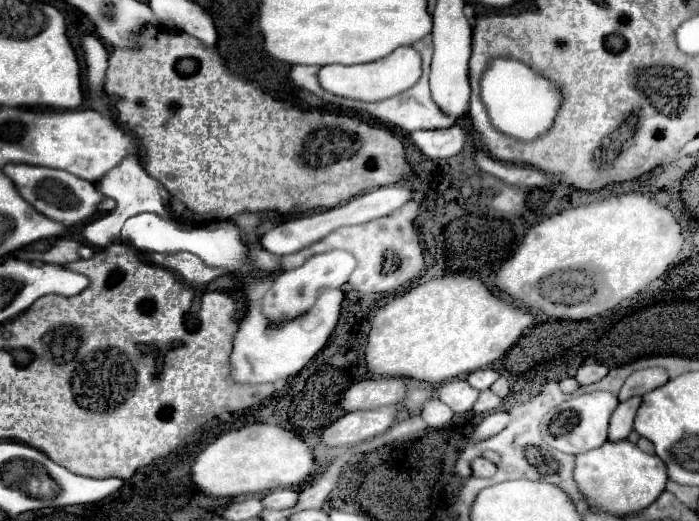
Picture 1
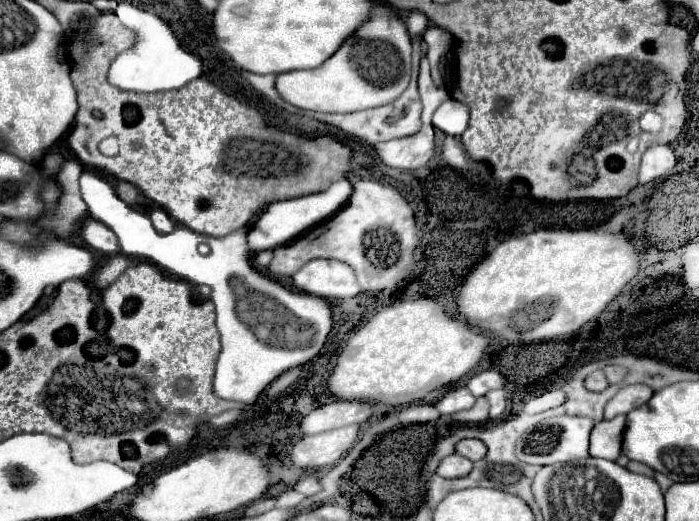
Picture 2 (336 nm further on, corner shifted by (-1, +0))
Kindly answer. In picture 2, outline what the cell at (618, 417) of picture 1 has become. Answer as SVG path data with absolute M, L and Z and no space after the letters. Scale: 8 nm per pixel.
M615 416L611 420L601 420L599 424L595 424L595 428L591 432L589 454L595 458L617 460L621 454L625 420L627 420L625 416Z

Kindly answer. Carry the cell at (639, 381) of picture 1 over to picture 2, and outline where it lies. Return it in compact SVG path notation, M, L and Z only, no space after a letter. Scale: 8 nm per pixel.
M629 384L623 386L605 406L605 418L613 418L617 414L627 414L633 408L645 404L653 396L653 390L647 384Z

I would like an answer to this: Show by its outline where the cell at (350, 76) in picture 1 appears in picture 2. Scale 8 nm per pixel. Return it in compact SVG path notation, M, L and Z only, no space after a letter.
M377 4L373 10L373 18L369 24L361 26L357 34L333 54L325 64L313 70L293 70L277 76L275 88L281 94L283 100L289 104L303 108L303 110L315 110L315 112L357 112L365 108L377 108L393 102L409 84L411 78L411 38L407 32L407 26L403 20L395 14L395 10L387 4Z

